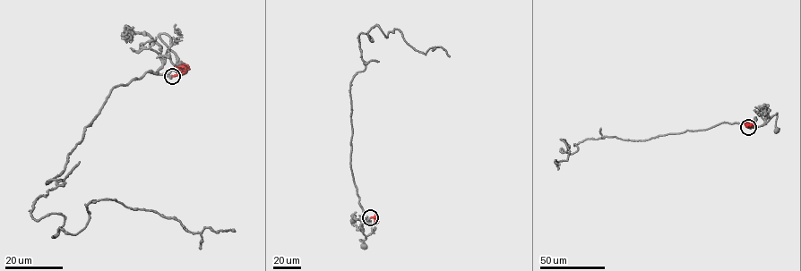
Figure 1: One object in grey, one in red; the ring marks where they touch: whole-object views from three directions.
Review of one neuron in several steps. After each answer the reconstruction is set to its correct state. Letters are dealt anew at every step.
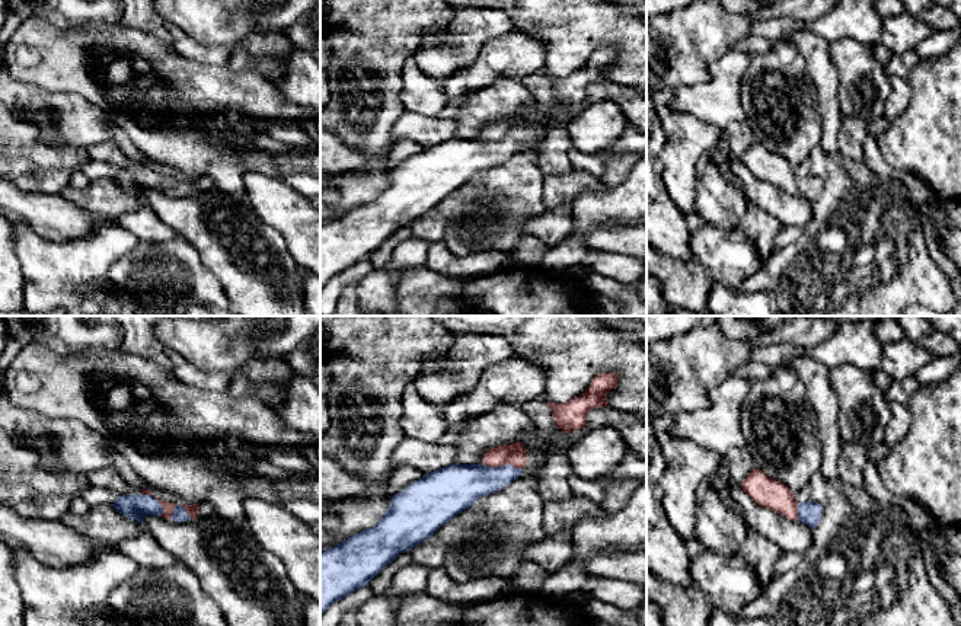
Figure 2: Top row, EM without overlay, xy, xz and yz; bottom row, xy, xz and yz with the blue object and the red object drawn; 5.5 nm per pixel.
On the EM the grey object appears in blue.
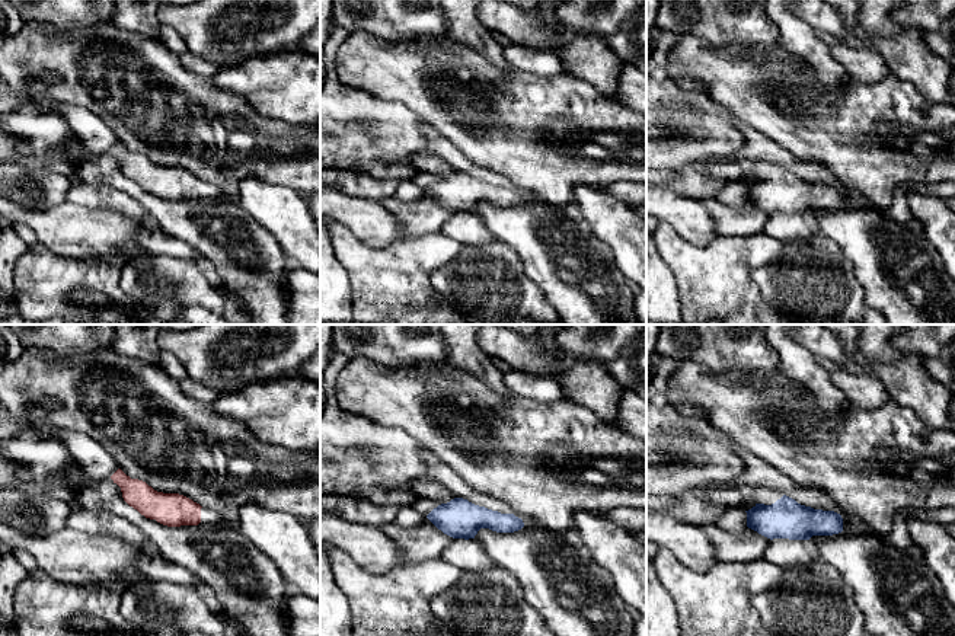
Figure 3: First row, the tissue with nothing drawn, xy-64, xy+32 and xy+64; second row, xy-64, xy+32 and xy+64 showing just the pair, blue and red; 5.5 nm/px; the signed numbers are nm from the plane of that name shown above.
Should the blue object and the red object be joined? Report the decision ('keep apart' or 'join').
join

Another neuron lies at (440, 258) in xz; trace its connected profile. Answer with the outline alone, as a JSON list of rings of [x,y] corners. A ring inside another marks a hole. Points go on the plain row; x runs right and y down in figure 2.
[[[444,242],[430,243],[425,266],[446,277],[488,275],[514,265],[510,253],[501,250],[470,252],[467,256],[454,255]]]

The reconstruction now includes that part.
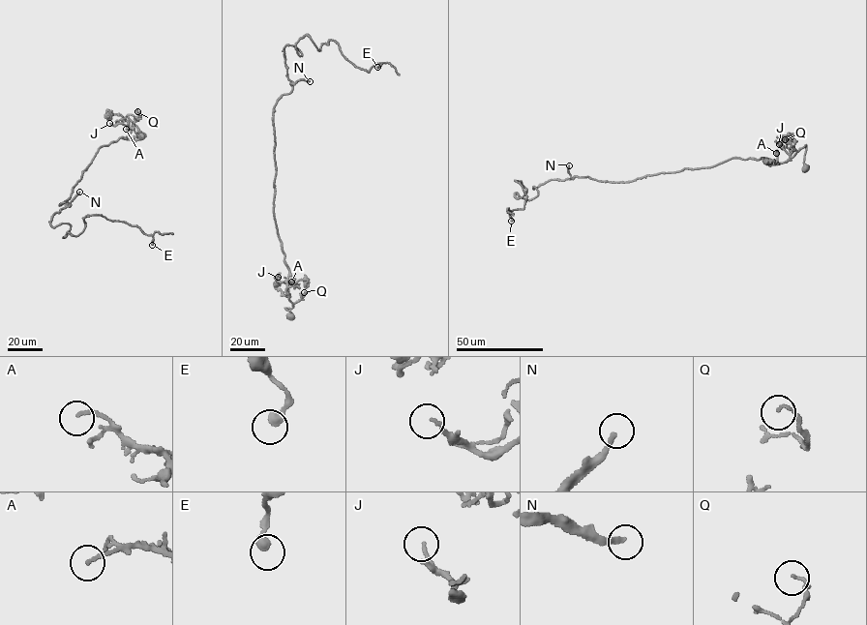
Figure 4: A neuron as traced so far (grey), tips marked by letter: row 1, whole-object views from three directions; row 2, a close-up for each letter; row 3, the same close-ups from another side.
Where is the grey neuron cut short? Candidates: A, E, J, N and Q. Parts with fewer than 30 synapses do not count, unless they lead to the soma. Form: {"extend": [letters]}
{"extend": ["N"]}

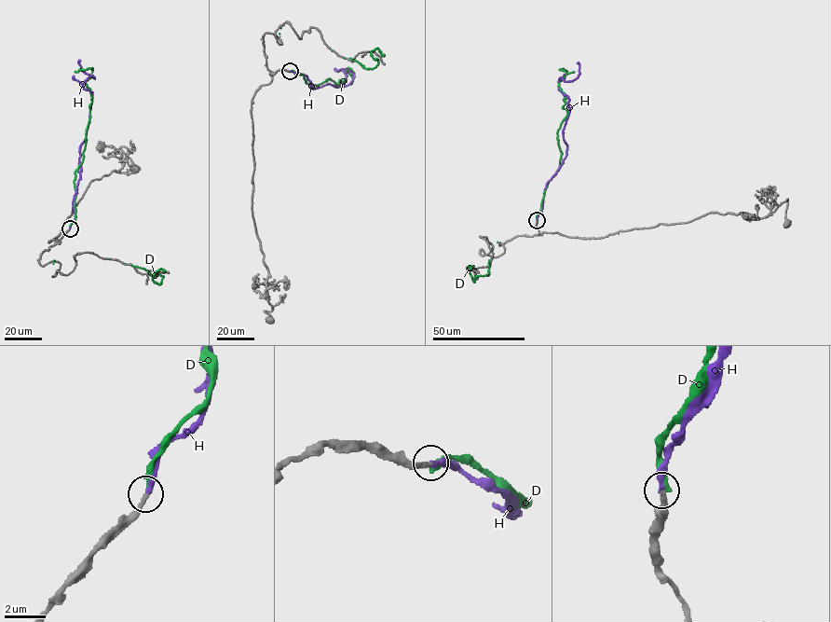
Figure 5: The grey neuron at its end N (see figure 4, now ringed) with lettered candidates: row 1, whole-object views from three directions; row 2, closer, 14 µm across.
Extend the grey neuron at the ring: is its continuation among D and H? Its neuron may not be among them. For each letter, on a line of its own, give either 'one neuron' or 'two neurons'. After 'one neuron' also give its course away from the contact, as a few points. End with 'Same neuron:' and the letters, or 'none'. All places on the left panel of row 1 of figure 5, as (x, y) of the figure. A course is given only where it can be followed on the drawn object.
D: two neurons
H: one neuron; course (70, 228), (75, 217), (80, 145), (92, 101), (82, 85), (95, 78), (82, 70), (80, 61)
Same neuron: H

